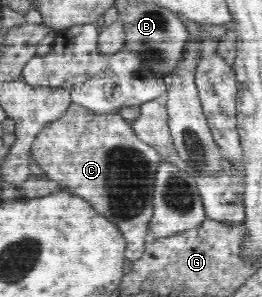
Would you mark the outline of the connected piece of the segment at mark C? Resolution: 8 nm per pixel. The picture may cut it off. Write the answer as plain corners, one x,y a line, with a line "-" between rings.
72,104
60,119
40,130
31,154
49,179
83,197
100,215
120,228
126,242
126,259
135,262
141,258
148,244
154,184
162,160
152,146
136,135
131,121
119,113
100,114

